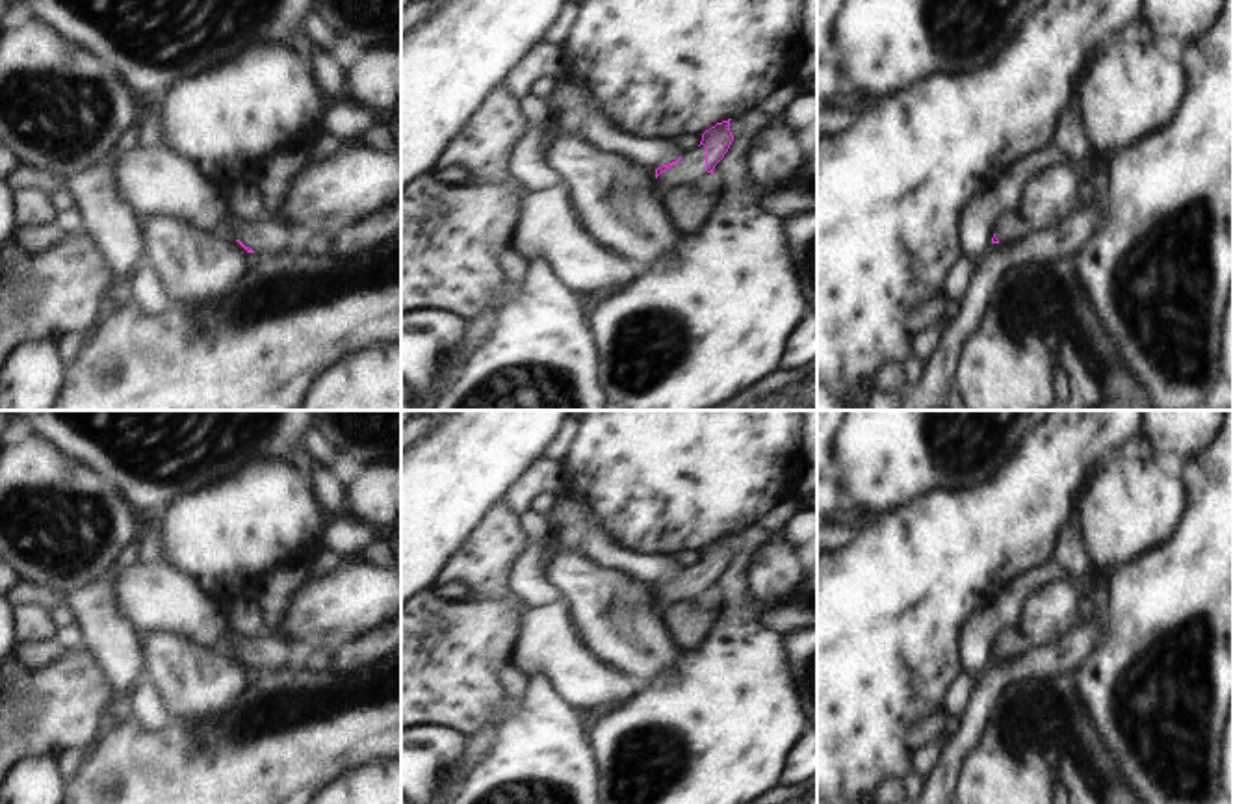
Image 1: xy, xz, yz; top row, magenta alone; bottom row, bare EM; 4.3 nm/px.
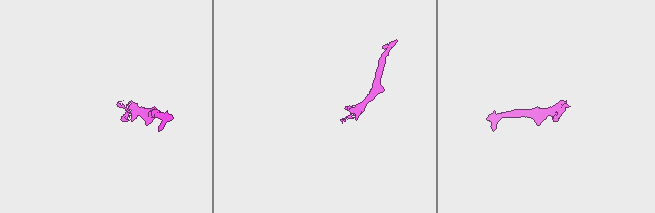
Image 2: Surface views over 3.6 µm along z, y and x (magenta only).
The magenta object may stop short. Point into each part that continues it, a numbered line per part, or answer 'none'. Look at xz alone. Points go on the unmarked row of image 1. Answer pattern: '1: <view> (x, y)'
1: xz (689, 587).

